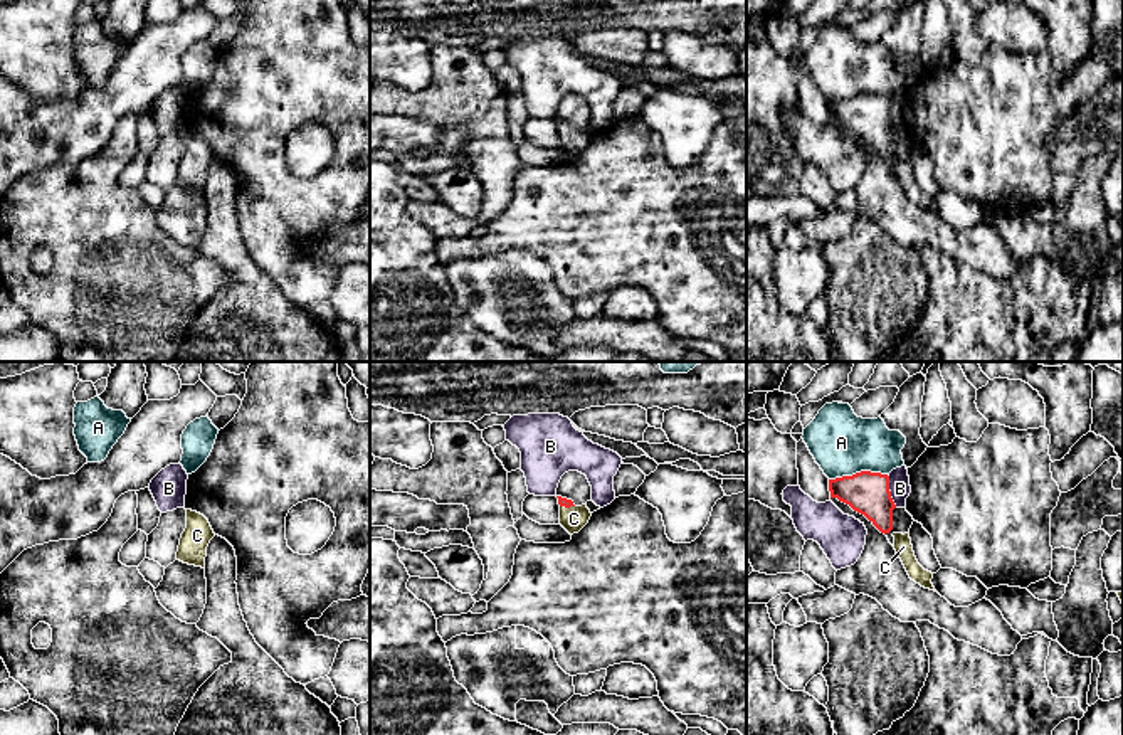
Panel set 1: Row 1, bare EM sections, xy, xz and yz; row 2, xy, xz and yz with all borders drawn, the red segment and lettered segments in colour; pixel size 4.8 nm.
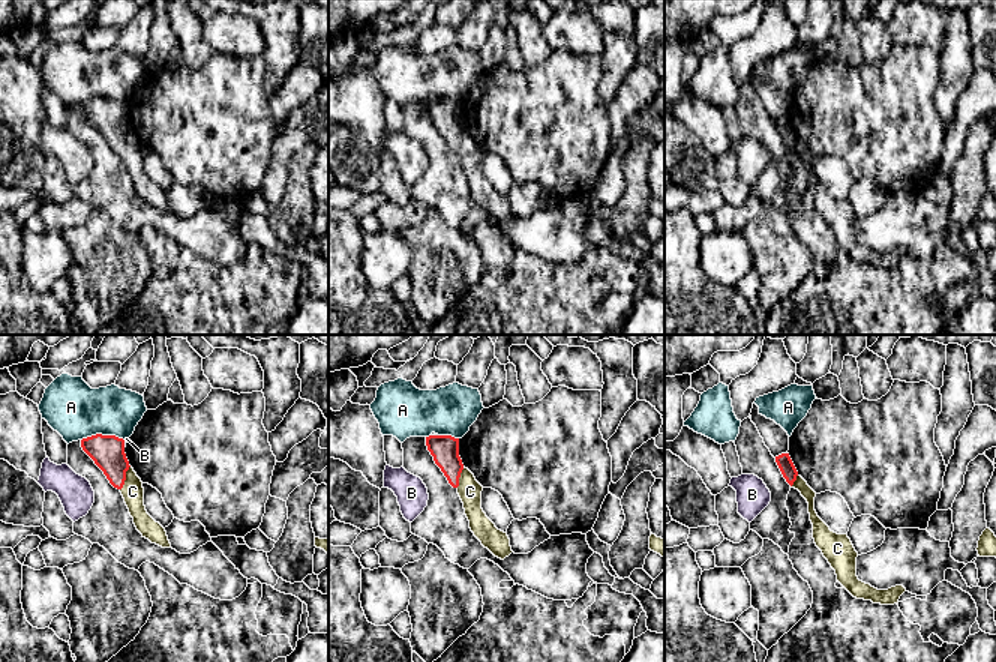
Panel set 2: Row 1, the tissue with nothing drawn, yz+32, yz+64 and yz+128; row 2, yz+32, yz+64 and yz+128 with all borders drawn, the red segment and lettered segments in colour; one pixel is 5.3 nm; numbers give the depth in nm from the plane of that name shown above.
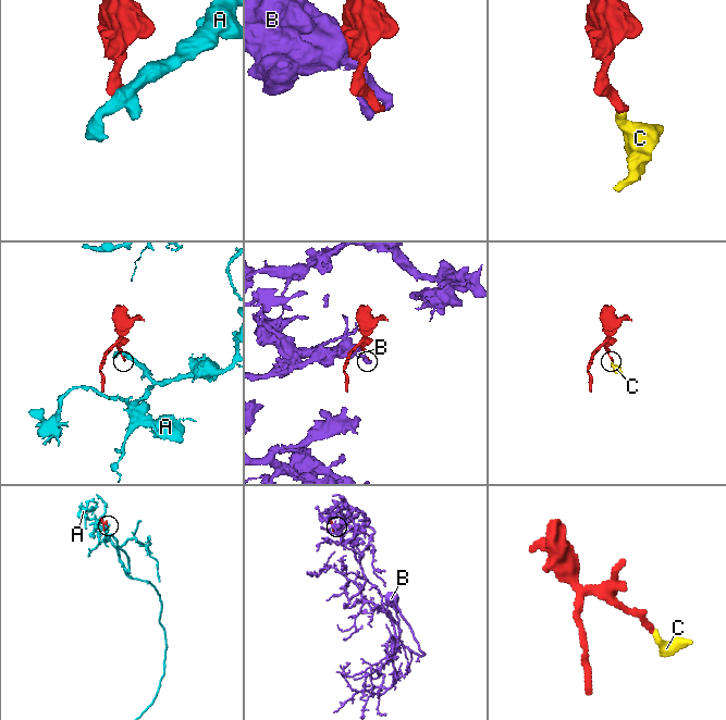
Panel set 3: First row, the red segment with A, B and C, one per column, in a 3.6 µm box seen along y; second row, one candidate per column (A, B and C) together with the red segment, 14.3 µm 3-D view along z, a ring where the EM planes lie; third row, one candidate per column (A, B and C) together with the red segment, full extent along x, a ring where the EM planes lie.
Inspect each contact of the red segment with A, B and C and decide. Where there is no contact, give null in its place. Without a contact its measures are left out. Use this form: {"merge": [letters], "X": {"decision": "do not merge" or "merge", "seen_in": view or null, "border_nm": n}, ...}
{"merge": ["C"], "A": {"decision": "do not merge", "seen_in": "yz", "border_nm": 280}, "B": {"decision": "do not merge", "seen_in": "yz", "border_nm": 160}, "C": {"decision": "merge", "seen_in": "xz", "border_nm": 70}}

